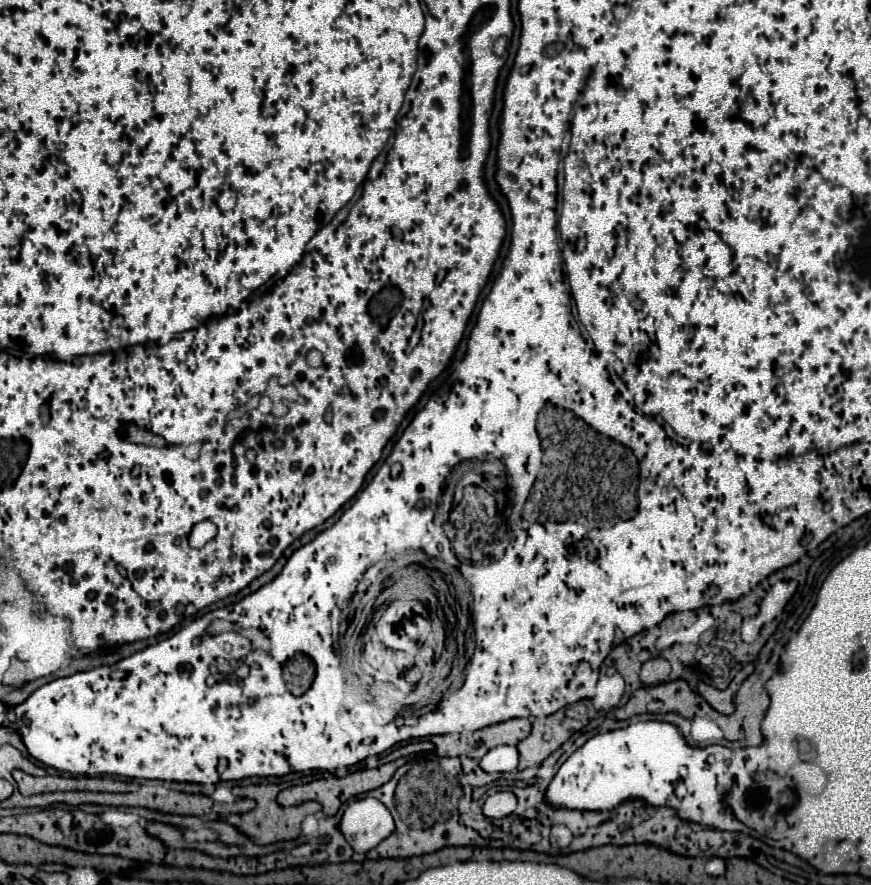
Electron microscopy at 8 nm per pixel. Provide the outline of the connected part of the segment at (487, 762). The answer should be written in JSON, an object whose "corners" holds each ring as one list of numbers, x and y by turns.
{"corners":[[500,745,496,749,490,749,480,759,480,767,484,771,516,771,518,749,514,745]]}

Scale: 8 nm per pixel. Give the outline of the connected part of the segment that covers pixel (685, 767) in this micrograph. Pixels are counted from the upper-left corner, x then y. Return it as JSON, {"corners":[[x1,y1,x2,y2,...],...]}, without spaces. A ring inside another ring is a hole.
{"corners":[[664,721,632,723,624,729,598,733,590,737,580,749,576,749,568,757,568,761,564,761,564,765,558,769,552,783,548,785,546,801,550,805,556,807,562,805,566,809,604,811,616,807,624,799,644,799,654,807,658,805,674,807,682,819,688,819,692,823,720,829,720,819,712,821,712,815,704,807,704,801,692,801,688,793,680,795,676,791,678,785,688,789,692,781,700,781,700,785,716,781,716,759,708,759,708,765,704,765,706,761,704,757,706,757,704,749,688,745,688,741,682,737,682,731,672,723],[650,745,656,747,652,755]]}

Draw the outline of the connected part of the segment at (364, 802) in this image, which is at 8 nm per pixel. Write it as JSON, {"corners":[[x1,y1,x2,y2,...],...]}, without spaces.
{"corners":[[366,795,346,807,340,831,356,853,368,853,394,831,394,819,378,799]]}

